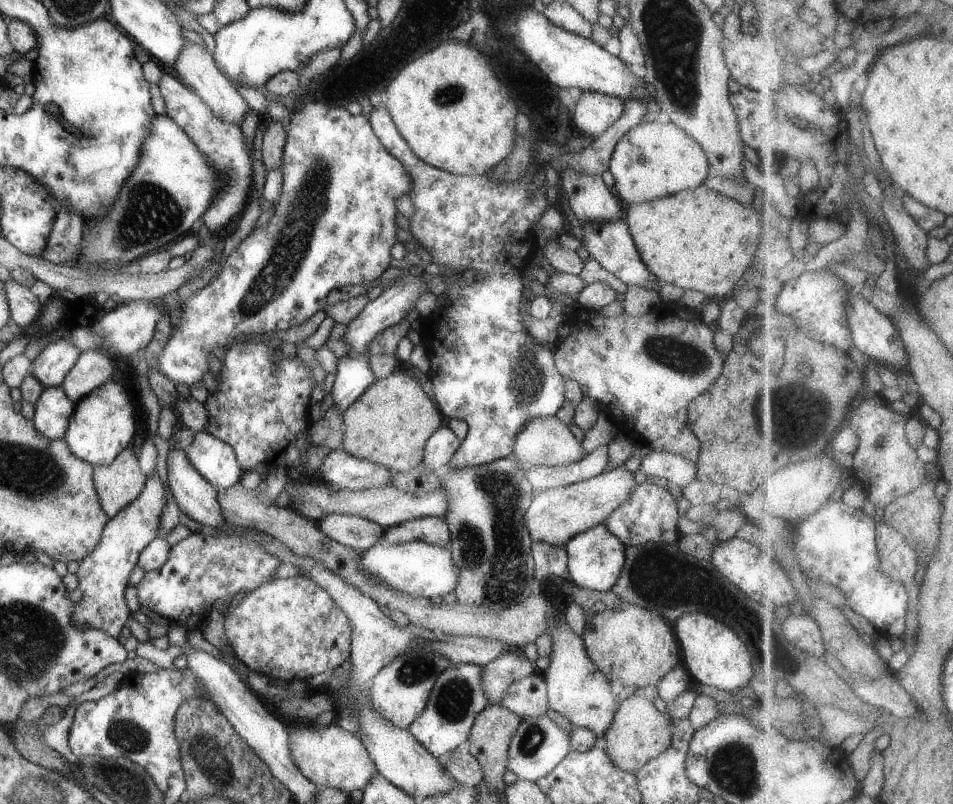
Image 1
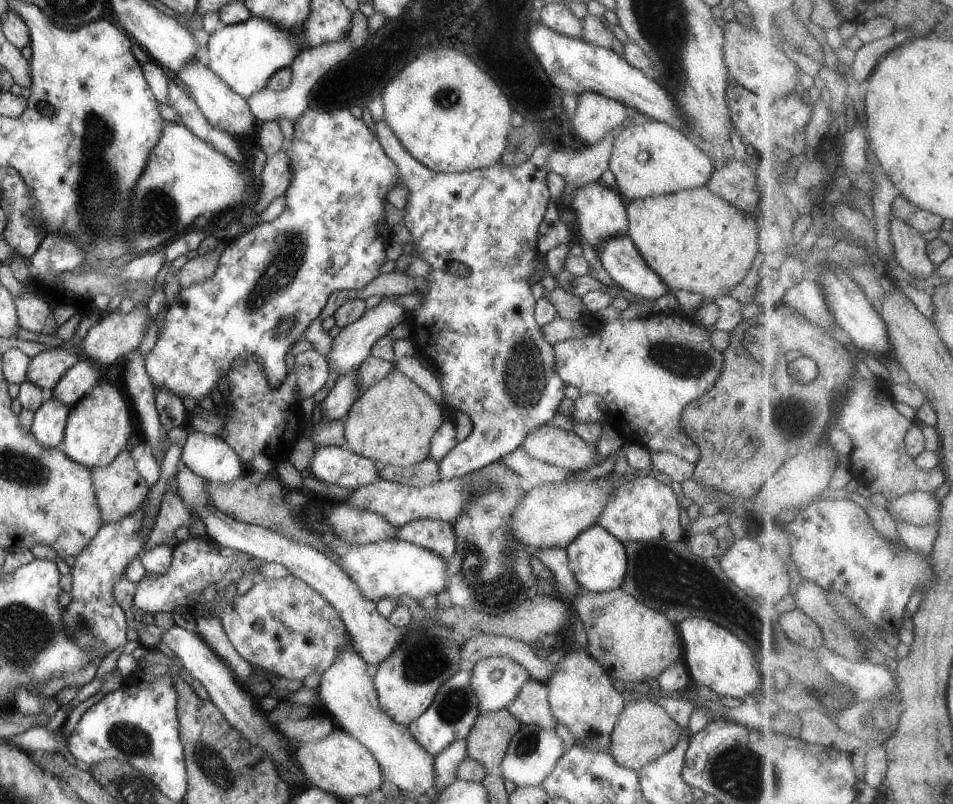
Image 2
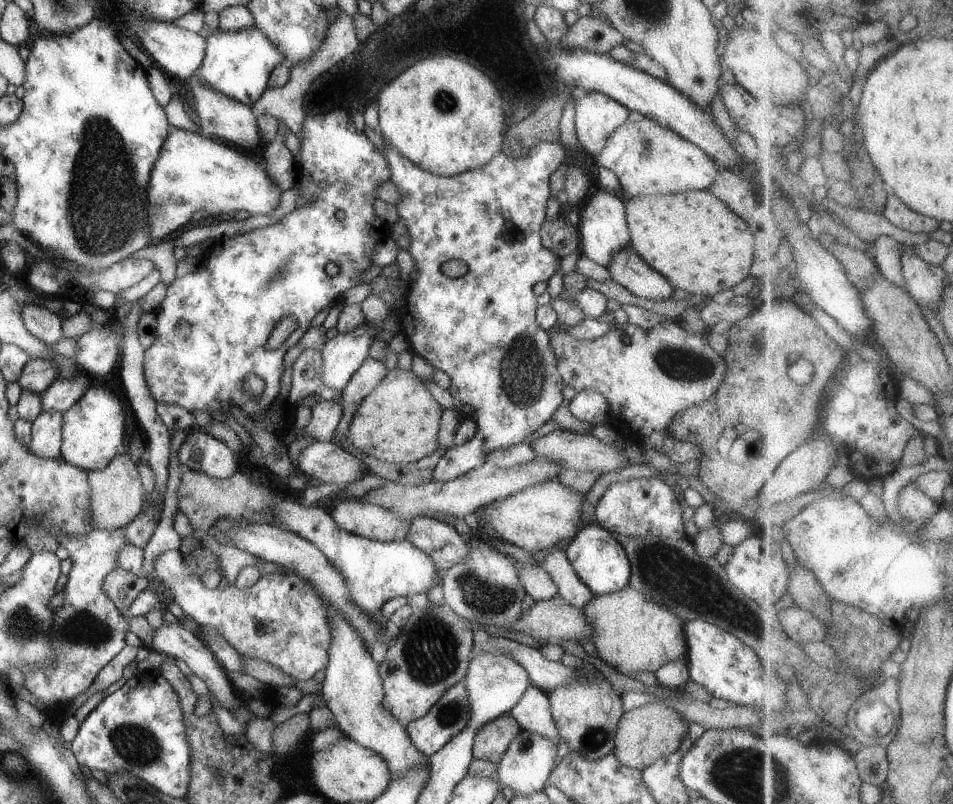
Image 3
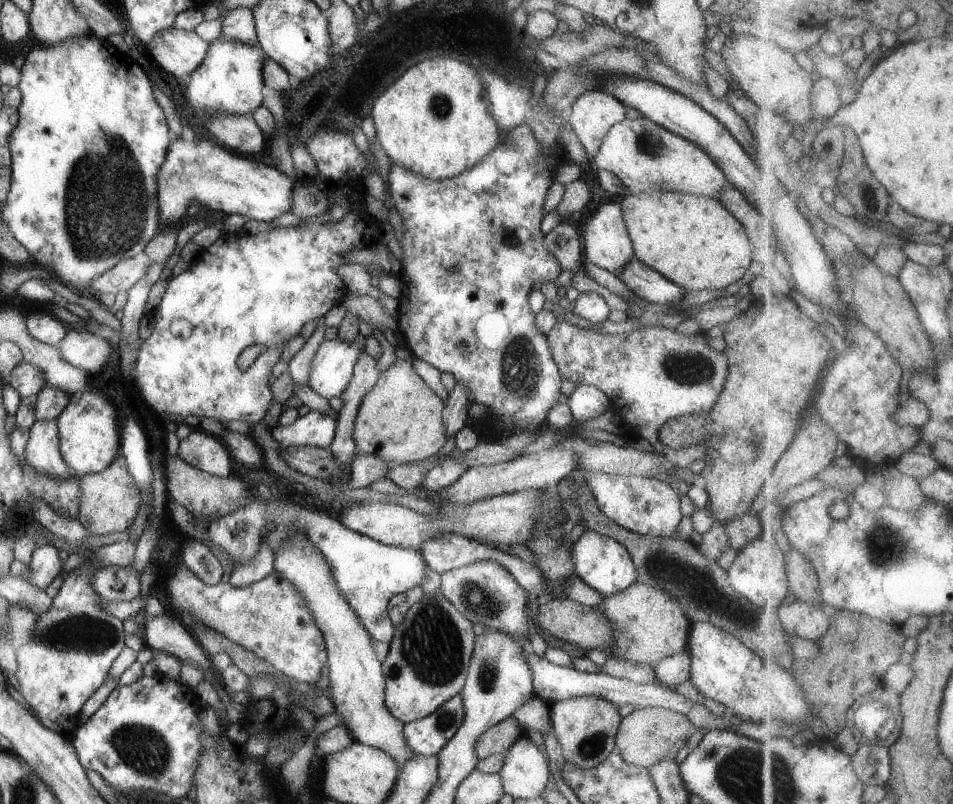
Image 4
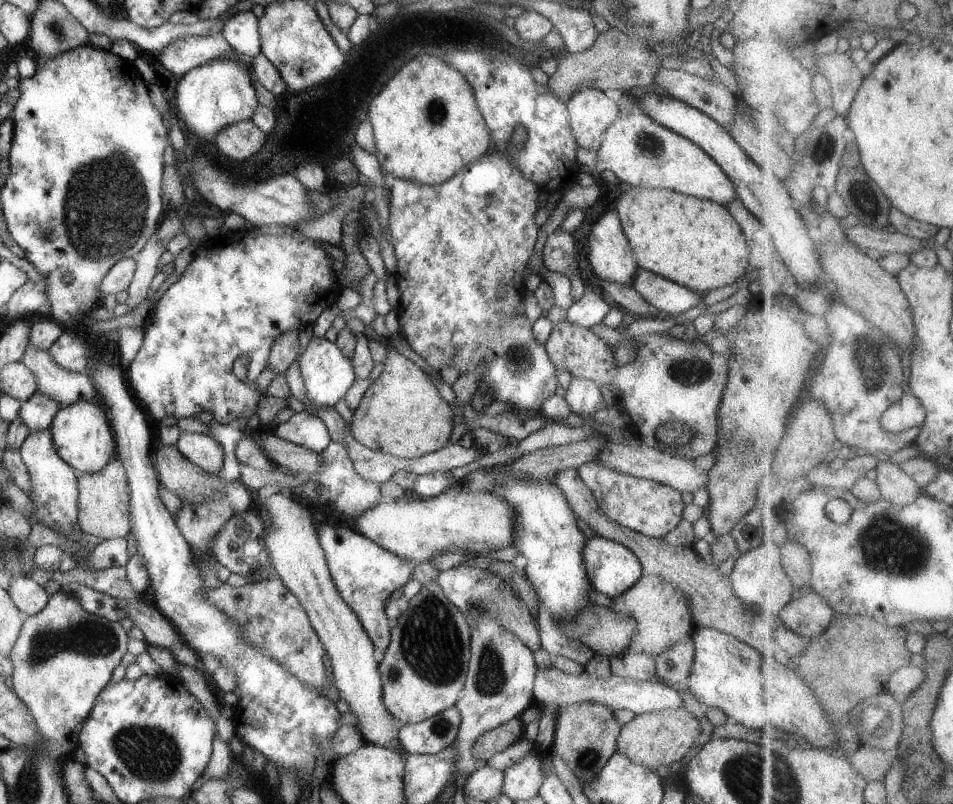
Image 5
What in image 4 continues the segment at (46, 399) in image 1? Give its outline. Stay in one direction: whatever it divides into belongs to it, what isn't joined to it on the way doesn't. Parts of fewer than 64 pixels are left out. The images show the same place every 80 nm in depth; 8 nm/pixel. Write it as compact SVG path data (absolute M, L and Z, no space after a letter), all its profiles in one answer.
M38 420L30 428L30 438L22 458L36 470L36 472L46 472L48 476L56 476L56 482L62 478L74 478L75 473L64 462L59 450L58 430L56 420Z

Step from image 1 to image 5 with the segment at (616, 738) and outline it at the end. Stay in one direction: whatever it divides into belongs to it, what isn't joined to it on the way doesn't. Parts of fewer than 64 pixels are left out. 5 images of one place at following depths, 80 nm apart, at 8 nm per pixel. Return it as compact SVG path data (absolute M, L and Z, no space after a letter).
M666 709L634 715L621 727L617 738L617 750L624 753L634 764L656 770L657 766L670 766L682 759L694 746L701 732L700 720L688 709Z

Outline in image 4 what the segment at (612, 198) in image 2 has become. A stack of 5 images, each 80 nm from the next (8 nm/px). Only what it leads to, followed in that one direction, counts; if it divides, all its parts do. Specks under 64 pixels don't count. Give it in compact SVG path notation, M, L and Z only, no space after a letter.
M604 202L596 208L596 212L583 224L584 258L587 263L608 270L612 274L620 274L620 270L635 259L632 242L622 216L622 208L618 202Z

